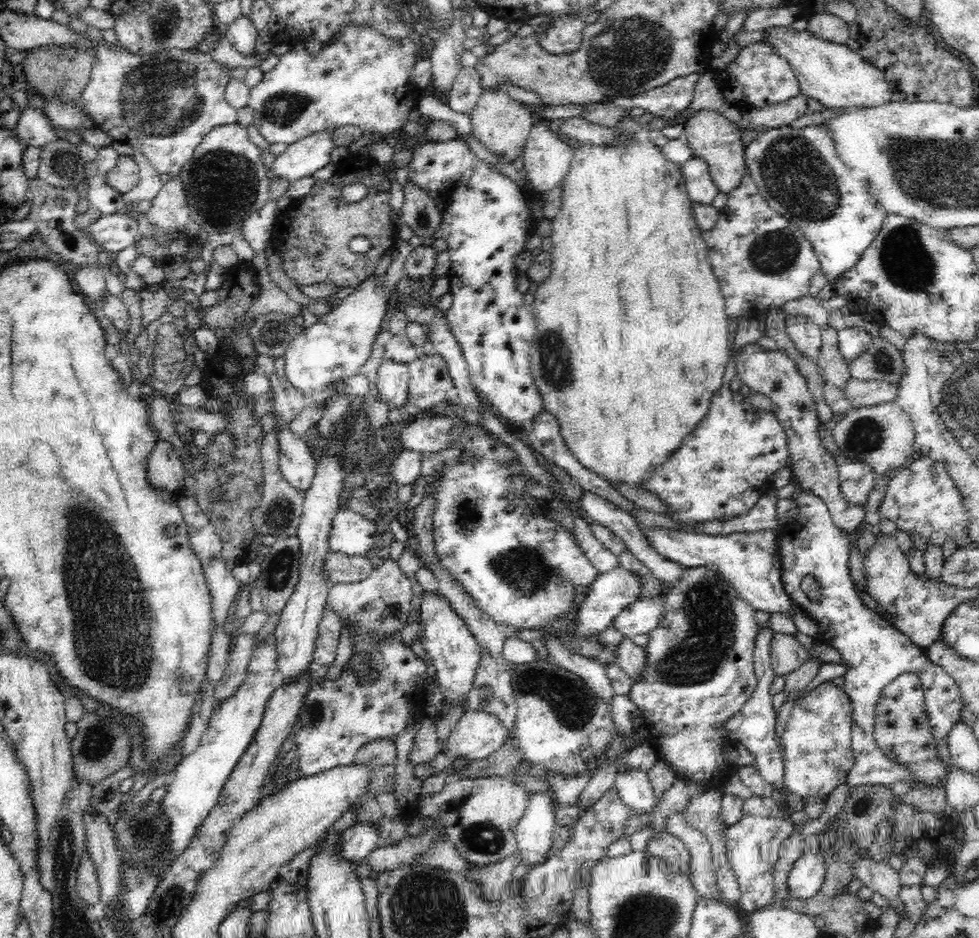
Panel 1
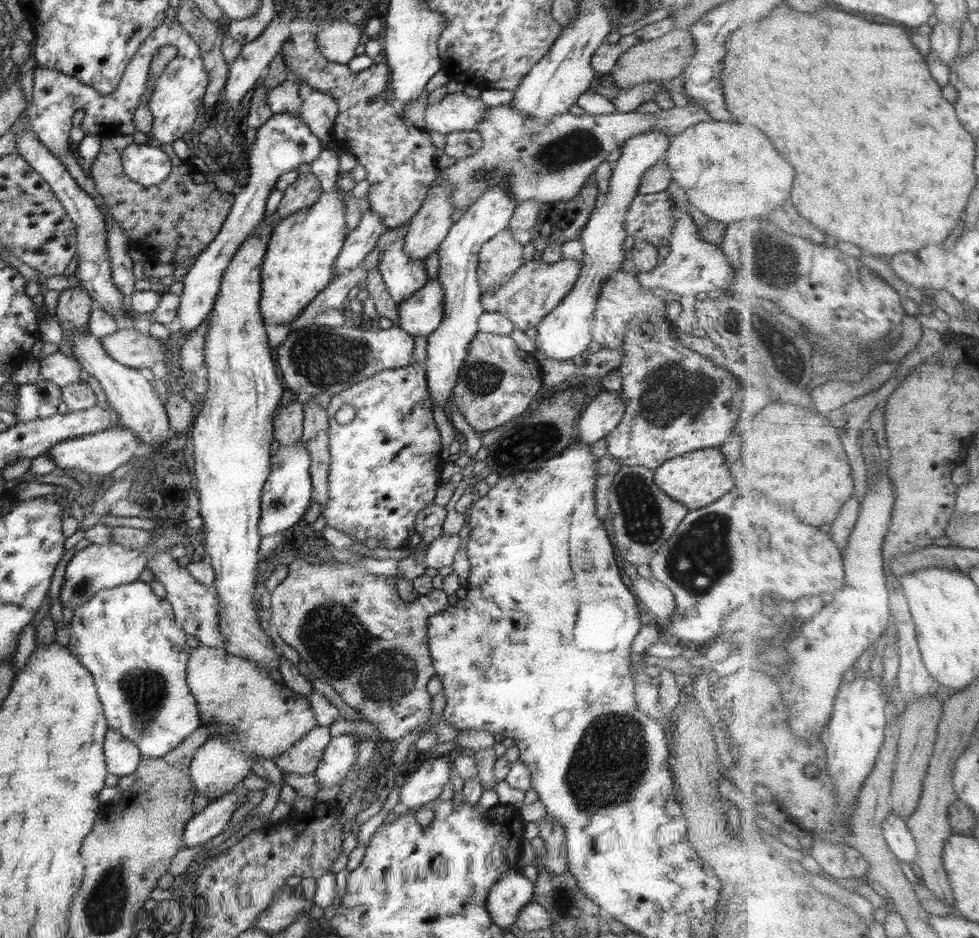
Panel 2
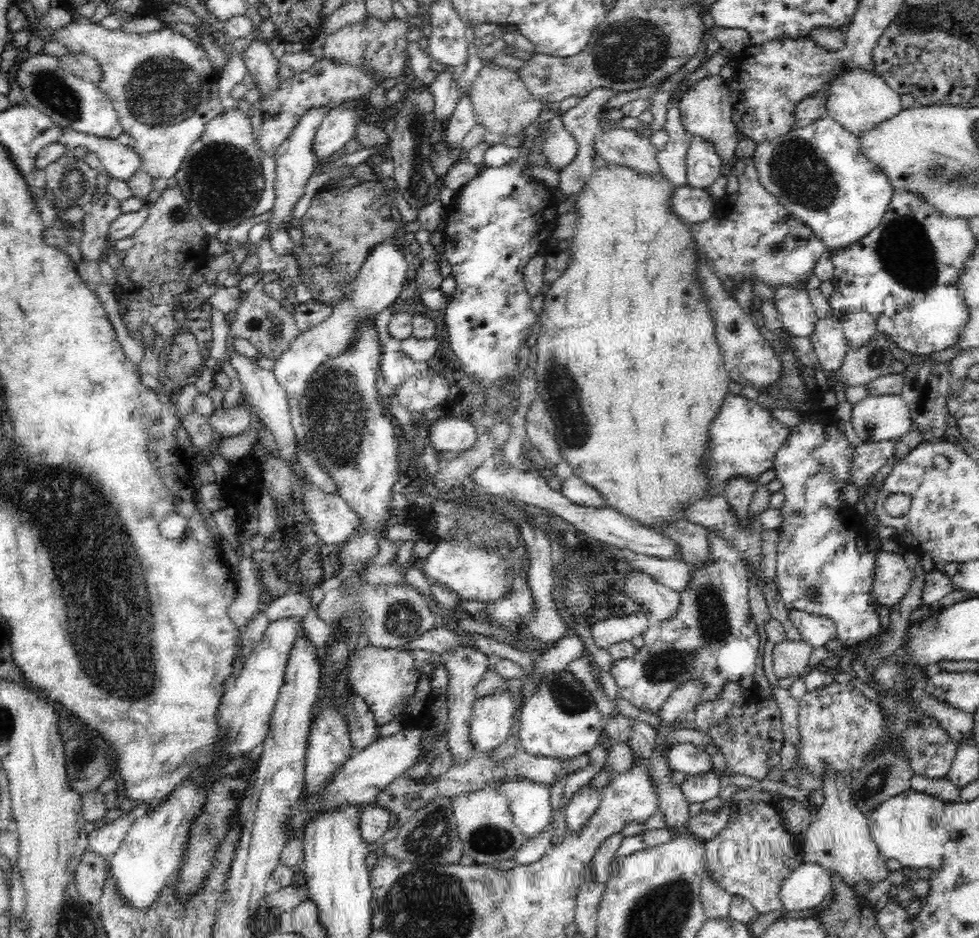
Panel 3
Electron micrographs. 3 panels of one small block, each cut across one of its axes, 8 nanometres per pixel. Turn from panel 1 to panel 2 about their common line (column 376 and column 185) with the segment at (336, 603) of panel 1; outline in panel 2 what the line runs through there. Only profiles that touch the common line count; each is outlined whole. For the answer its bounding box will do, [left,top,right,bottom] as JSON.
[147,552,225,648]

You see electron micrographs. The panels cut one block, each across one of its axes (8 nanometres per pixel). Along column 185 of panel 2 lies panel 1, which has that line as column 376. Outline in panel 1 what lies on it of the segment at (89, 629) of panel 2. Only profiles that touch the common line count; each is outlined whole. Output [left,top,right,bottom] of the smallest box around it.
[292,628,430,776]

